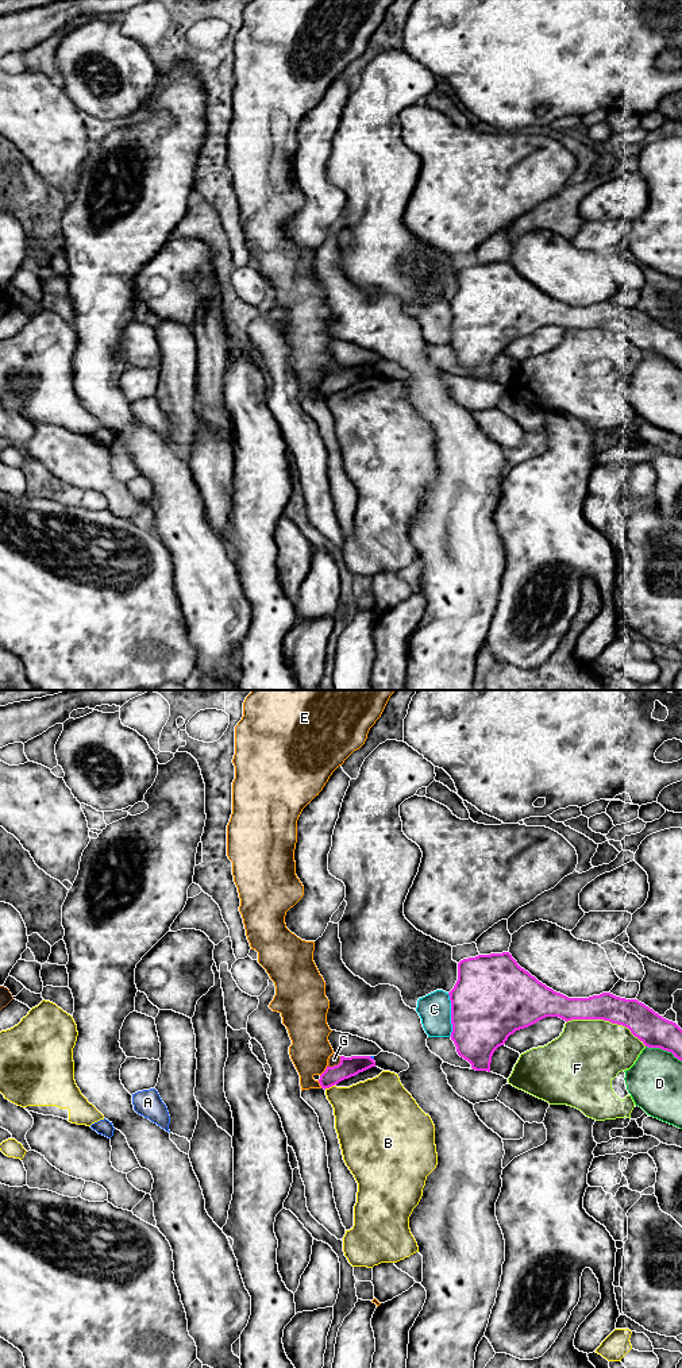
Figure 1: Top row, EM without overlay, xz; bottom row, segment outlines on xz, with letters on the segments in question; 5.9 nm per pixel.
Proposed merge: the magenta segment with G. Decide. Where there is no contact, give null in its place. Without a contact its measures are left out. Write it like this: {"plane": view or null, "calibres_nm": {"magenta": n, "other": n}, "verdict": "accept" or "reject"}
{"plane": "xz", "calibres_nm": {"magenta": 120, "other": 70}, "verdict": "reject"}

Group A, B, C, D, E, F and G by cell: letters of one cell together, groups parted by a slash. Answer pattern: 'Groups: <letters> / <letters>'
Groups: A / B / C / D / E / F / G

